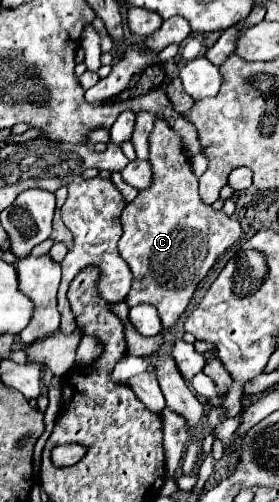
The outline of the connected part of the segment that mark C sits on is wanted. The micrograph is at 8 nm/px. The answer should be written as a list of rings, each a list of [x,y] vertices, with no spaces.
[[[156,116],[150,134],[150,166],[152,186],[140,190],[122,212],[120,222],[124,234],[118,242],[118,252],[134,274],[132,290],[126,296],[128,306],[142,302],[156,306],[162,326],[168,330],[188,308],[198,282],[242,232],[236,218],[230,218],[222,210],[214,210],[200,200],[198,176],[192,172],[182,138],[160,116]]]

